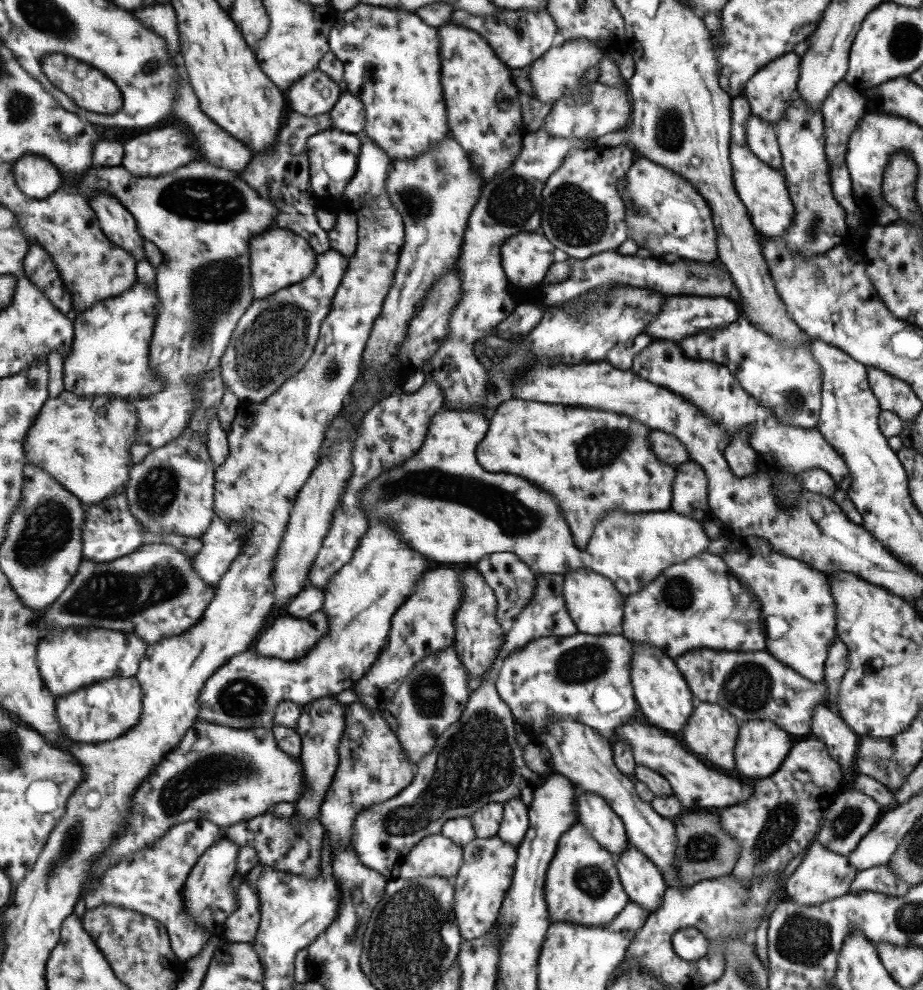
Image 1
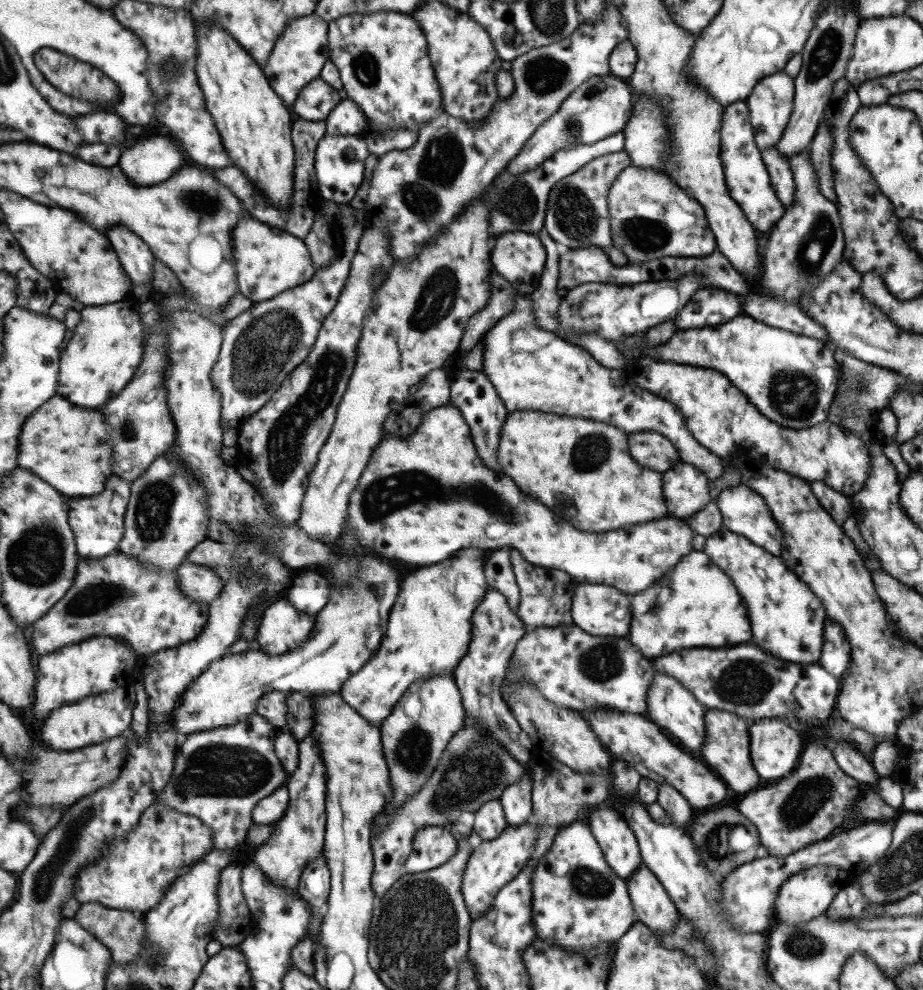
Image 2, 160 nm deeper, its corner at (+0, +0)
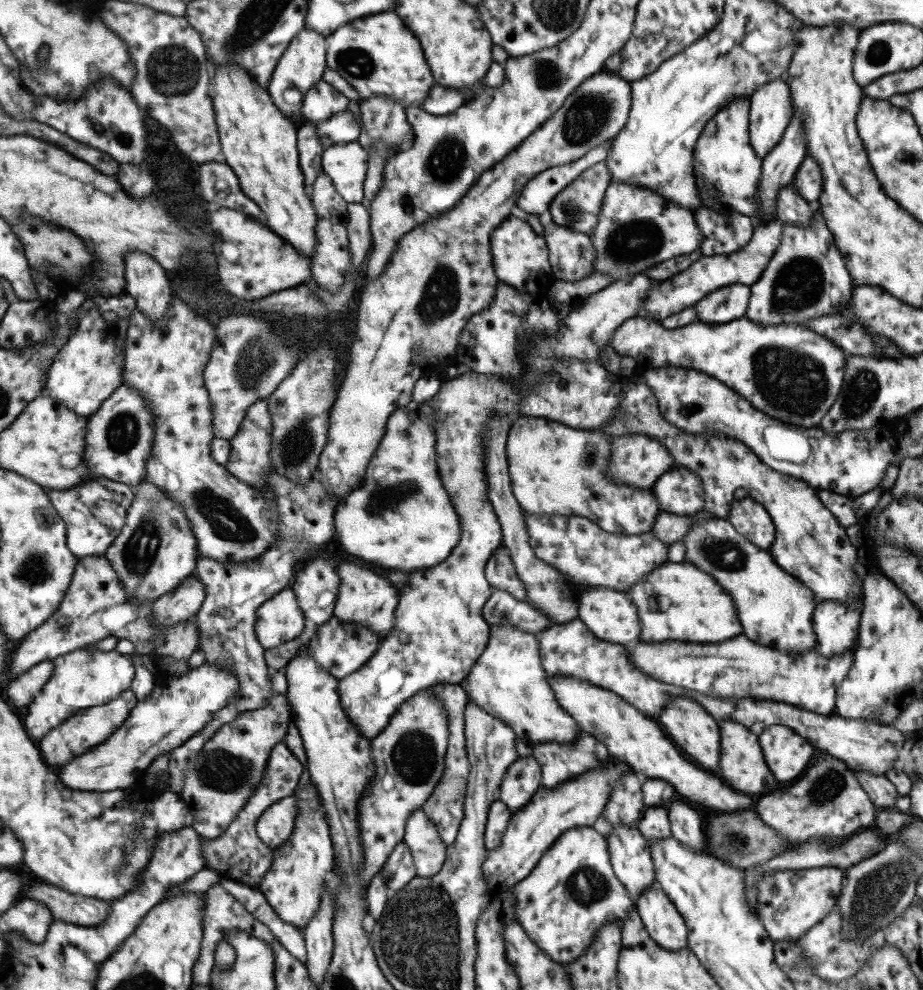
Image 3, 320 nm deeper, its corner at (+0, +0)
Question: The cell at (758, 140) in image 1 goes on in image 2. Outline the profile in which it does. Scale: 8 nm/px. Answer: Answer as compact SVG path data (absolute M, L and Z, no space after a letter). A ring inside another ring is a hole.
M773 146L764 148L760 153L773 192L783 208L789 208L794 203L794 180L788 162L780 156Z

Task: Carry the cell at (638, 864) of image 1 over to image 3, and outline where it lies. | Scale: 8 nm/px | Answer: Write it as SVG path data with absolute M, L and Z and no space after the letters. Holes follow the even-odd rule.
M654 881L634 901L638 915L649 938L661 948L679 952L686 947L686 929L683 917Z

